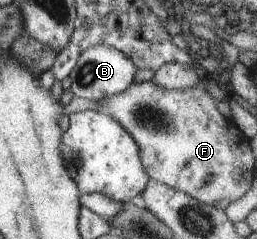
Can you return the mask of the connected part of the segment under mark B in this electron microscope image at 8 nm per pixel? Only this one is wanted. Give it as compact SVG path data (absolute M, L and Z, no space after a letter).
M97 44L88 47L79 55L75 67L68 75L71 78L71 91L81 99L89 99L89 101L97 101L102 97L118 94L124 91L126 87L134 81L135 73L138 67L113 46L107 44Z

